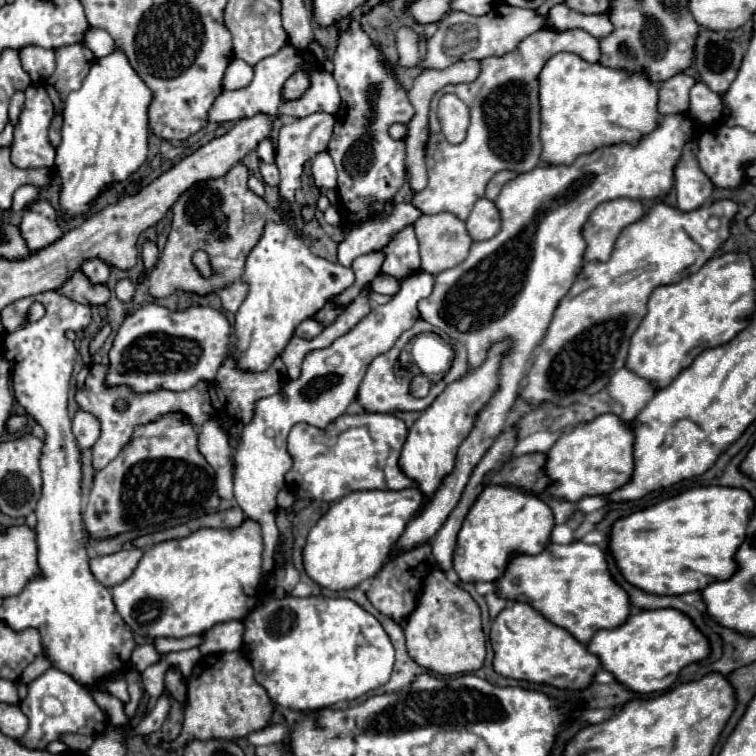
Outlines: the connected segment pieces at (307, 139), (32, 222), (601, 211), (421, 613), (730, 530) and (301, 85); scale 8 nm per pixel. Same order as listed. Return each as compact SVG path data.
M314 113L304 119L296 119L292 123L282 125L276 141L276 167L280 169L280 185L278 185L278 195L282 203L292 203L296 197L296 191L302 187L302 175L306 163L310 163L320 151L328 149L330 137L332 137L332 127L334 127L334 115L328 113Z
M38 199L24 209L24 217L20 223L20 233L28 245L28 251L38 251L52 245L62 237L62 229L58 227L56 211L46 199Z
M612 199L600 203L582 227L582 237L586 241L584 261L608 261L618 233L642 215L642 203L636 199Z
M434 565L426 577L426 589L420 593L414 611L404 623L408 655L434 675L464 675L482 667L486 657L486 637L480 625L478 603L456 583L448 581L446 573Z
M694 487L686 493L660 501L644 511L632 513L614 523L610 551L628 583L654 595L684 595L704 591L714 581L730 579L738 571L736 553L746 537L746 525L754 513L754 499L746 489L734 487Z
M300 69L296 75L292 75L292 79L288 79L286 87L284 87L284 97L286 99L294 99L296 95L302 95L308 87L308 75L304 73L304 69Z

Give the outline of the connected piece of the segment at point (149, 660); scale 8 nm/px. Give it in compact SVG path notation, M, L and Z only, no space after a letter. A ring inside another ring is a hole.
M150 643L136 645L136 649L134 649L132 655L130 655L130 663L132 663L132 667L134 667L138 673L142 673L148 665L156 663L158 659L160 659L160 655L156 653L156 649L154 649Z

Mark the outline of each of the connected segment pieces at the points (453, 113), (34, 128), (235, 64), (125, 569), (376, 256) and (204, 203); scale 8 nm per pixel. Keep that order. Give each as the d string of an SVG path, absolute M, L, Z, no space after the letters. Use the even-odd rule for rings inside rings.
M444 95L438 105L438 115L442 123L442 133L450 143L460 143L466 137L466 129L470 123L468 105L456 95Z
M32 83L24 93L26 93L26 103L24 103L18 125L14 127L14 141L10 145L12 163L16 163L16 167L22 167L22 169L52 167L54 165L54 155L56 155L56 149L52 149L52 145L48 141L50 121L54 117L52 101L50 101L46 89L42 85L38 85L38 83Z
M232 59L226 75L224 75L224 89L240 89L252 81L252 67L242 59Z
M138 547L122 549L112 555L90 559L90 569L92 569L92 575L100 583L104 583L106 587L112 587L116 583L122 583L124 579L128 579L134 573L142 555L144 555L144 551Z
M372 251L372 253L360 255L358 259L354 259L352 269L354 269L354 273L356 273L356 283L354 283L352 287L348 287L348 289L344 291L344 295L340 295L336 301L338 301L340 305L346 305L346 303L350 303L352 299L356 299L356 295L360 295L360 291L362 291L368 283L372 283L372 281L376 279L376 275L380 273L380 263L382 263L380 251Z
M236 163L228 175L196 183L178 197L172 207L172 227L166 247L148 277L148 291L154 297L166 297L178 289L206 295L242 277L244 261L258 243L268 215L266 201L248 189L248 175L248 167ZM196 249L204 249L210 255L216 279L200 279L198 271L192 267L192 253Z

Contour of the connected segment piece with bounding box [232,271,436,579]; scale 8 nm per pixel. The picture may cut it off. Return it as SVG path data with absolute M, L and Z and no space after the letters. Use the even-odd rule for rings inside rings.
M418 271L410 275L400 285L400 291L392 297L390 303L372 309L354 329L336 339L324 349L310 351L302 361L302 373L298 379L286 381L278 393L262 397L254 405L252 421L242 425L238 445L232 455L232 481L234 481L234 501L244 511L246 517L256 519L262 525L264 535L264 577L274 567L274 547L278 541L278 527L274 521L276 515L276 495L286 487L286 473L292 469L292 457L288 453L288 433L296 423L308 423L318 429L326 429L340 415L346 413L348 405L356 399L356 391L364 377L368 363L390 351L404 331L408 331L418 313L418 301L430 297L434 289L434 275Z

